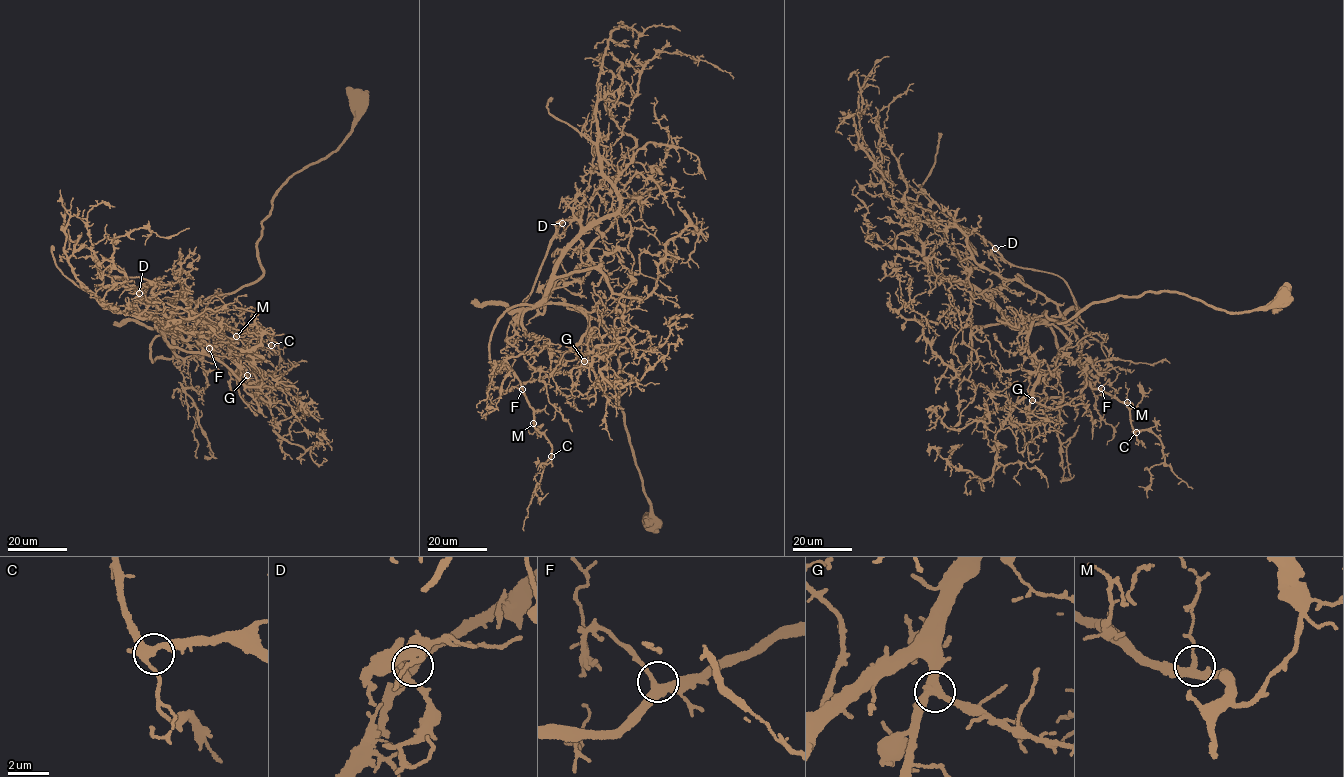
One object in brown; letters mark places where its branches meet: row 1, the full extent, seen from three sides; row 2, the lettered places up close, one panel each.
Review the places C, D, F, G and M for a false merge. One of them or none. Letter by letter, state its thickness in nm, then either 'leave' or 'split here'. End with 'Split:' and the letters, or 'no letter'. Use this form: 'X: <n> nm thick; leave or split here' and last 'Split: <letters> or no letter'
C: 320 nm thick; leave
D: 320 nm thick; leave
F: 340 nm thick; leave
G: 320 nm thick; leave
M: 300 nm thick; leave
Split: no letter

